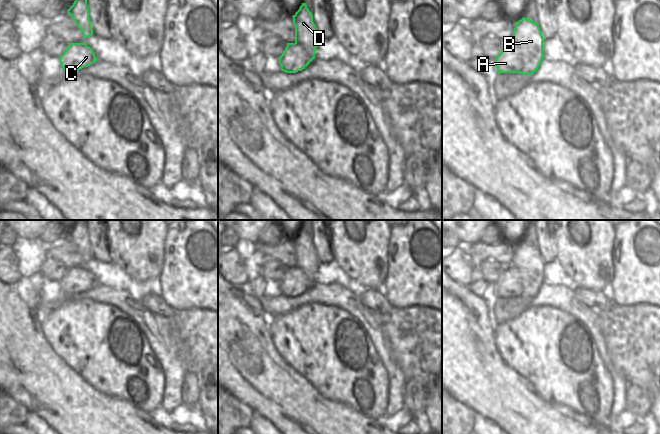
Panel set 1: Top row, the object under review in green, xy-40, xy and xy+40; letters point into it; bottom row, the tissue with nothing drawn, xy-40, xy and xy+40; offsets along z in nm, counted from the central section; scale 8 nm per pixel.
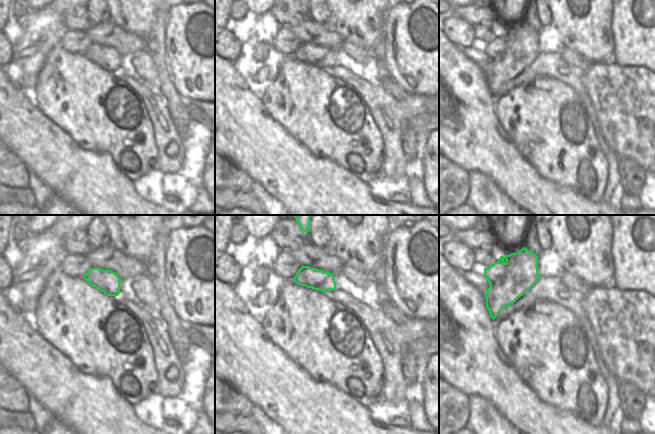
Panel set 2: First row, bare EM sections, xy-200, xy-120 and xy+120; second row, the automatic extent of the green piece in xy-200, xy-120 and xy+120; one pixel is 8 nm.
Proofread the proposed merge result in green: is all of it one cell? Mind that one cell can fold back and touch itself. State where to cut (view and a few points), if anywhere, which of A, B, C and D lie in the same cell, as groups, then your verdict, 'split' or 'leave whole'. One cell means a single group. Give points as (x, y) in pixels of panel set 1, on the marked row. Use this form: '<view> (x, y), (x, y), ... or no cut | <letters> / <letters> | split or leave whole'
no cut | A B C D | leave whole

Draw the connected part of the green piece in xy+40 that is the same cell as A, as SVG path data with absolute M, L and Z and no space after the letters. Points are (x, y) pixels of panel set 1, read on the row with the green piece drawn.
M523 17L515 23L511 40L495 58L497 73L535 73L543 60L544 40L538 24Z

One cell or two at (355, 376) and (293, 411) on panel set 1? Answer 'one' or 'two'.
two

